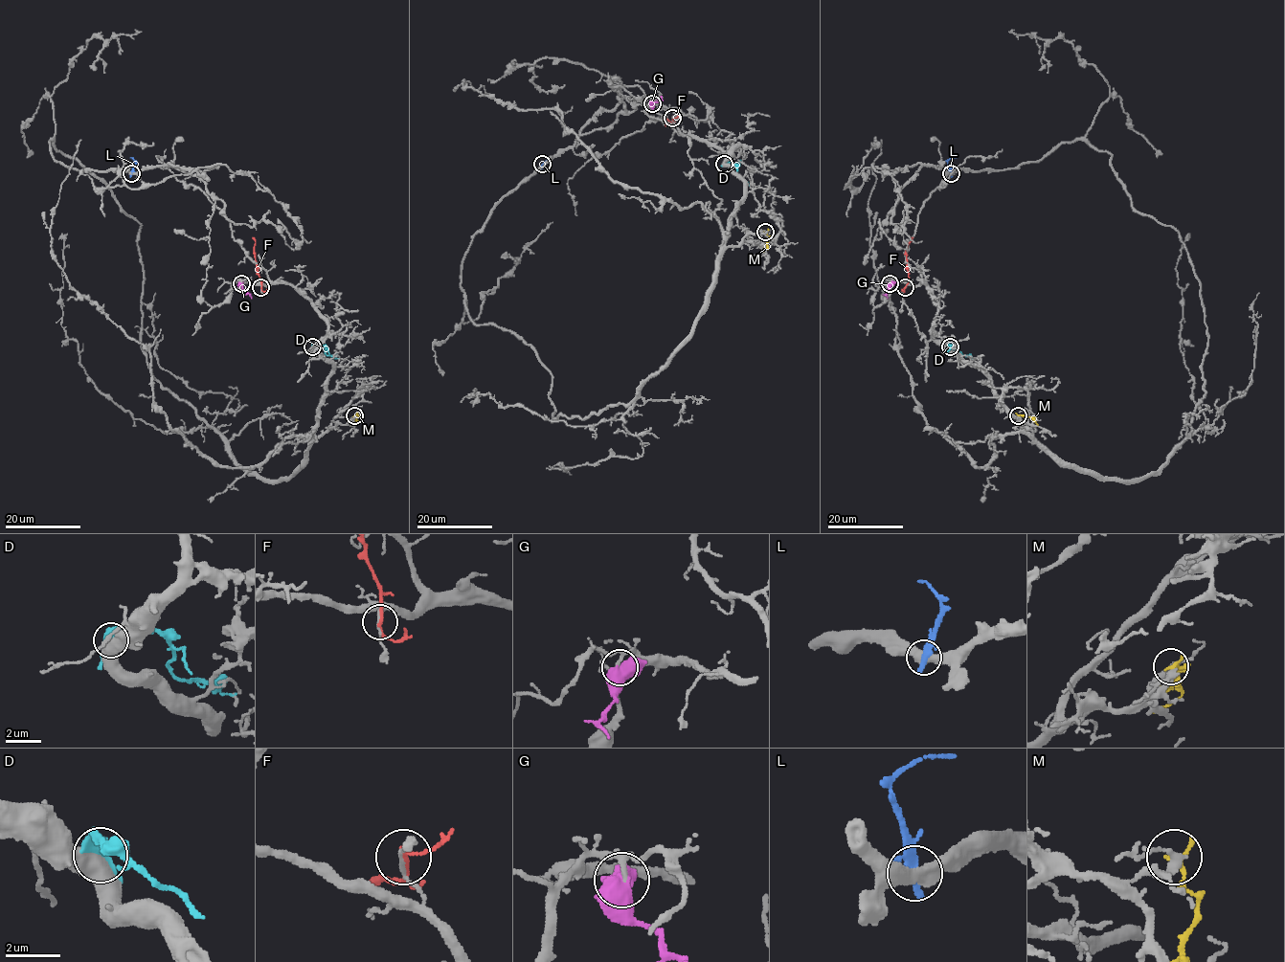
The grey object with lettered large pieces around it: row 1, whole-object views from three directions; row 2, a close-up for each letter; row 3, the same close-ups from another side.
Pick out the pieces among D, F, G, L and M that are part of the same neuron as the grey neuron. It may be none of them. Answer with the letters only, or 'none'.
G

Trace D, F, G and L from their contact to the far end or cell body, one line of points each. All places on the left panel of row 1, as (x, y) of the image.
D: (312, 347), (321, 344), (326, 354), (339, 358)
F: (260, 287), (252, 237)
G: (241, 283), (251, 299)
L: (131, 173), (135, 161), (130, 157)

